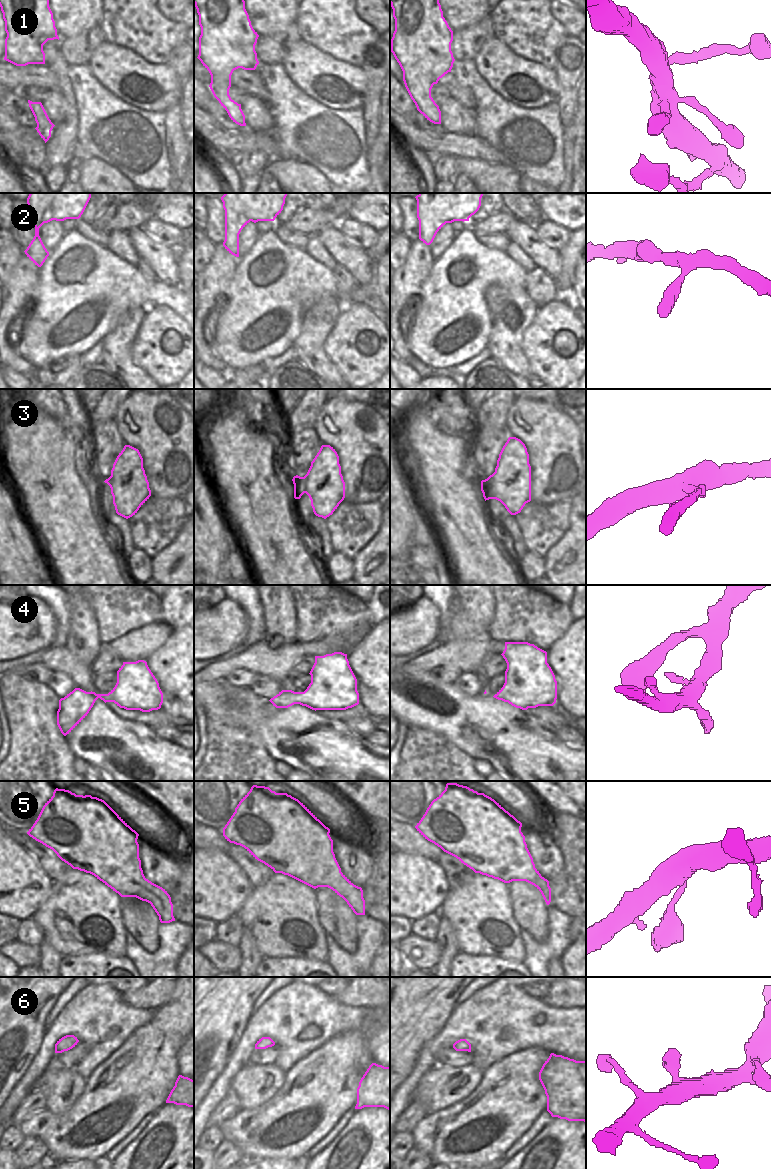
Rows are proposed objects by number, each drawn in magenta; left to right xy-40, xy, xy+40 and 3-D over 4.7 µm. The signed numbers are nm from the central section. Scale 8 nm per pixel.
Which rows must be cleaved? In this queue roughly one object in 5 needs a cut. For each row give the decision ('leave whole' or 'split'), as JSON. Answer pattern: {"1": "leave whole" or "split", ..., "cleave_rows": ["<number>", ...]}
{"1": "leave whole", "2": "leave whole", "3": "leave whole", "4": "leave whole", "5": "leave whole", "6": "leave whole", "cleave_rows": []}

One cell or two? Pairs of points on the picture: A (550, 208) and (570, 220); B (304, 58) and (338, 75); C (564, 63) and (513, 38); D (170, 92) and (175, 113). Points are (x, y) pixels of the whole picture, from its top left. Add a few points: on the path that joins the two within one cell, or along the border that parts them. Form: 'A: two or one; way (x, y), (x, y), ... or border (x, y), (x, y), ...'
A: one; way (555, 210), (565, 215)
B: one; way (312, 66), (319, 73), (330, 73)
C: two; border (565, 37), (559, 43), (554, 69)
D: two; border (179, 102), (176, 102), (164, 111)

